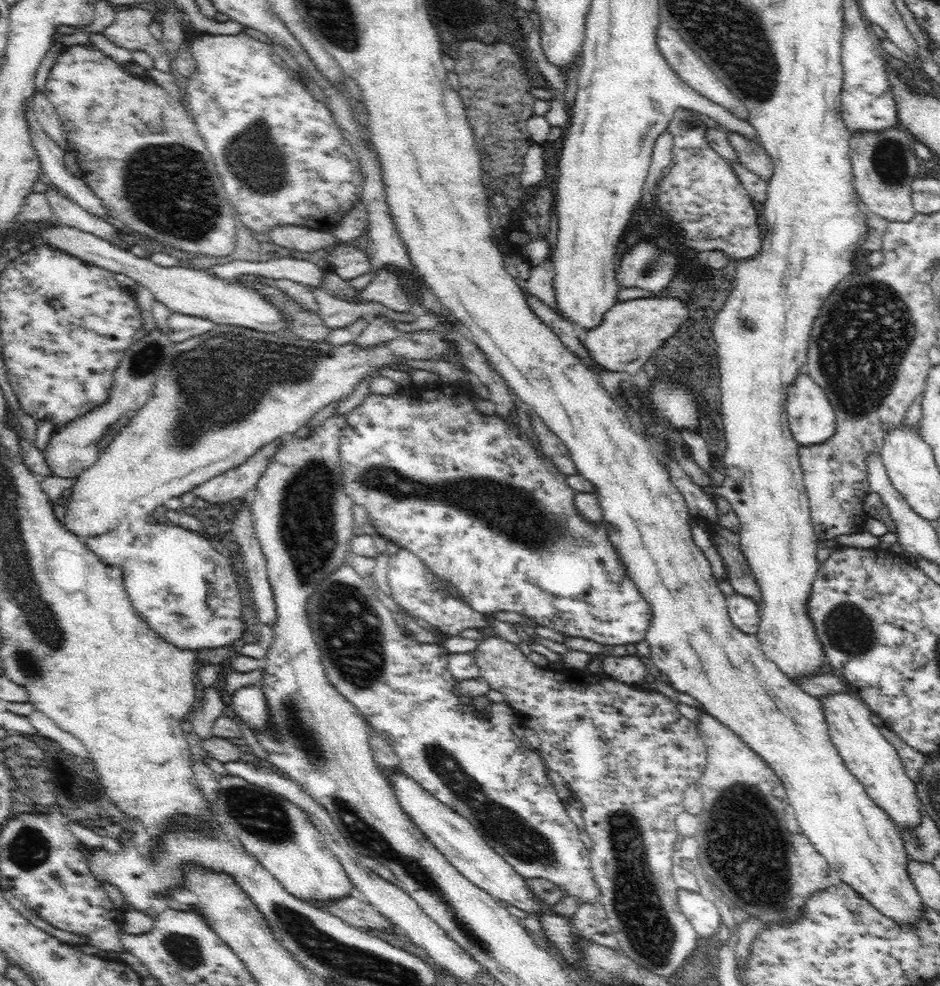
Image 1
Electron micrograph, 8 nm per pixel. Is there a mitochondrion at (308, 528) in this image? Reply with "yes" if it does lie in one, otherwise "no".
yes

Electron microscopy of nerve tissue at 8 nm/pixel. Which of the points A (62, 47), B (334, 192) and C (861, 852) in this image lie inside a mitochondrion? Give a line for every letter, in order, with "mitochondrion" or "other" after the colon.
A: other
B: other
C: other

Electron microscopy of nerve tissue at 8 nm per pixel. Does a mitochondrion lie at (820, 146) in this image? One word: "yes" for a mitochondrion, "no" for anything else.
no

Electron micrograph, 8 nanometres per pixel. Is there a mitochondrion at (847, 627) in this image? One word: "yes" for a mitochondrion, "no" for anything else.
yes

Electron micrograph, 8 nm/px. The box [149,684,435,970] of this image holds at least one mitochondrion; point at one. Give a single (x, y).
(266, 818)

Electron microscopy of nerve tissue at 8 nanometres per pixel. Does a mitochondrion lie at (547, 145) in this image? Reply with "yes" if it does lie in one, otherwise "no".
no

